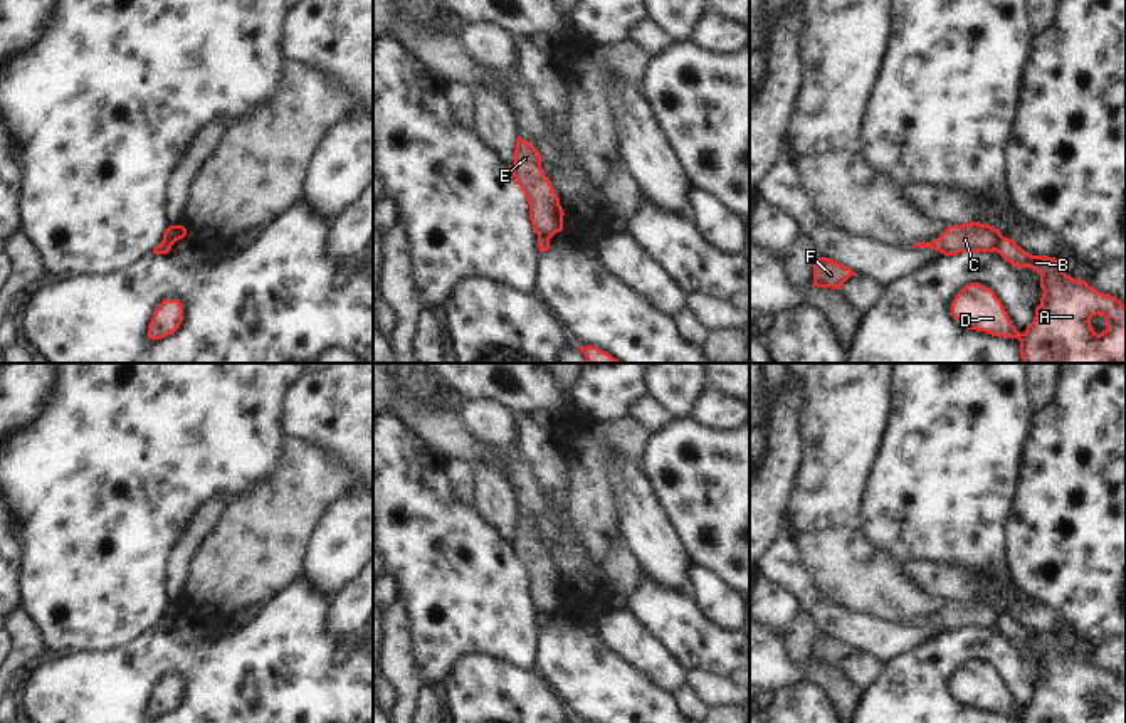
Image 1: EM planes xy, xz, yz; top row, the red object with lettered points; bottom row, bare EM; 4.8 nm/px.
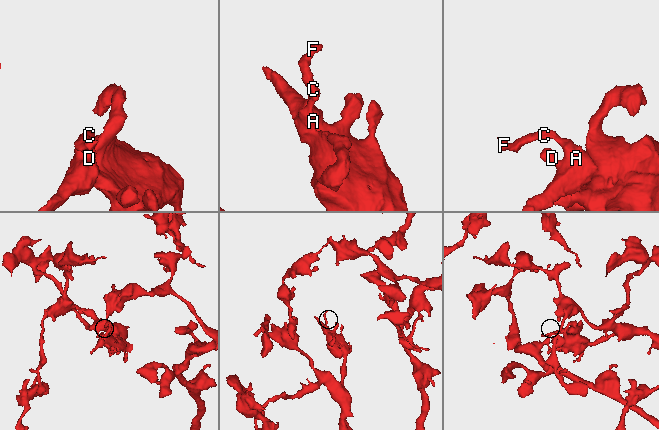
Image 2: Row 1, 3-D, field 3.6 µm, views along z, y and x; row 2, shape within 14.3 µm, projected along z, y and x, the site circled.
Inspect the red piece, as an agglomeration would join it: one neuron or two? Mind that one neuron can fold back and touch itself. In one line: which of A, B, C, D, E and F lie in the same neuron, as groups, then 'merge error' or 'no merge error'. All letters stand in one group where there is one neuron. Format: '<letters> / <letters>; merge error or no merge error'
A B D / C E F; merge error

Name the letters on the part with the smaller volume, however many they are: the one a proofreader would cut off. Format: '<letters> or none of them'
C, E, F

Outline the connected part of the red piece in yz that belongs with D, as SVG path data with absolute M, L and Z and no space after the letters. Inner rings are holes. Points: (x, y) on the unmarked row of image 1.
M1002 614L995 629L1013 644L1040 651L1040 681L1034 698L1018 710L995 669L970 659L951 679L951 691L966 706L1017 715L1020 723L1126 723L1126 683L1118 674L1067 652L1055 634L1025 629L1013 615ZM1096 691L1106 694L1106 706L1099 711L1091 701Z

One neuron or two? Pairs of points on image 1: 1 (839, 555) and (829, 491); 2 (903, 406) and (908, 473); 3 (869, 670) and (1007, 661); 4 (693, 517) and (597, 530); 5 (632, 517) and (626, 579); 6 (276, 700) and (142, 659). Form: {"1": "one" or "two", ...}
{"1": "two", "2": "one", "3": "two", "4": "two", "5": "two", "6": "one"}

